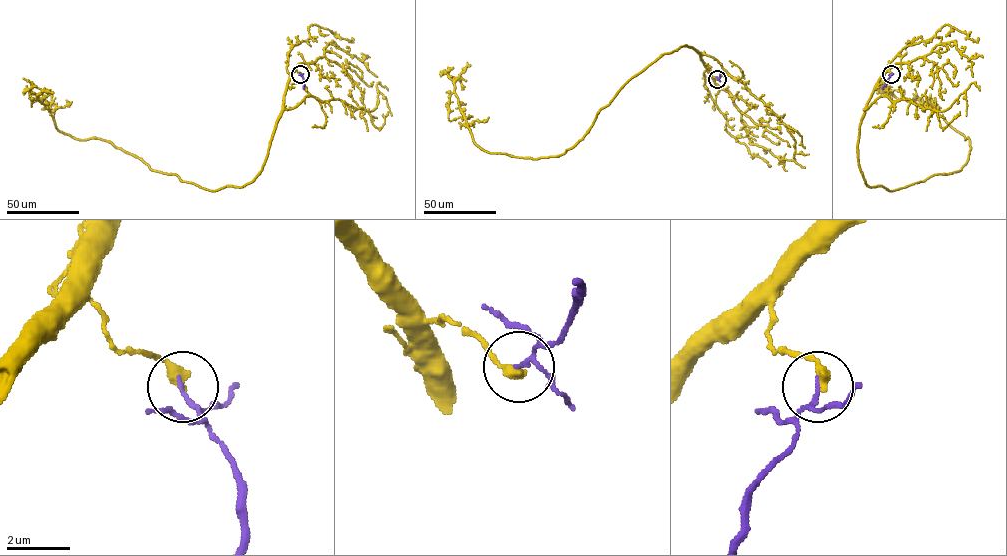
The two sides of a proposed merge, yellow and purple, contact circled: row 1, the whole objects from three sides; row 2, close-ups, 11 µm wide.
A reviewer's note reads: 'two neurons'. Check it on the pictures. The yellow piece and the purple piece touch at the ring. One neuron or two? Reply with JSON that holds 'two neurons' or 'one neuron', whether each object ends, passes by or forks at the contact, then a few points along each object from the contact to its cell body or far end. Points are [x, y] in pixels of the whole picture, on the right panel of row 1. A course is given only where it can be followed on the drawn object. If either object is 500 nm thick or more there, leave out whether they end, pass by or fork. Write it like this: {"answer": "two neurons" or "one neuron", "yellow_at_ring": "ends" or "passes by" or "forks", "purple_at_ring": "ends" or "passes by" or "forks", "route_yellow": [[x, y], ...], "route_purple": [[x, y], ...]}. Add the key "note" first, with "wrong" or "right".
{"note": "right", "answer": "two neurons", "yellow_at_ring": "ends", "purple_at_ring": "passes by", "route_yellow": [[891, 74], [859, 126], [865, 183], [895, 190], [960, 171], [968, 138], [925, 105], [897, 99], [883, 78]], "route_purple": [[891, 74], [882, 88]]}

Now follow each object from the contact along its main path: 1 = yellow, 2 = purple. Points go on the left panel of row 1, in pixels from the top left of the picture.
1: (300, 74), (261, 172), (209, 190), (60, 132), (23, 78)
2: (300, 74), (303, 88)

